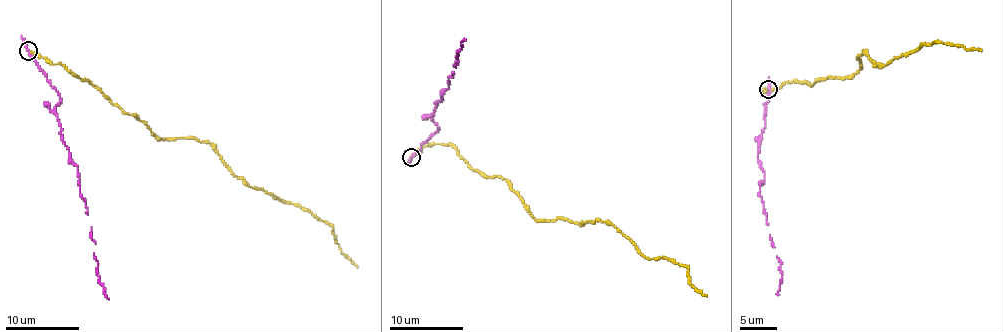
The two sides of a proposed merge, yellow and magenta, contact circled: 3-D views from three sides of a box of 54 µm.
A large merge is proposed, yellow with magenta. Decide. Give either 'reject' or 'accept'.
reject

